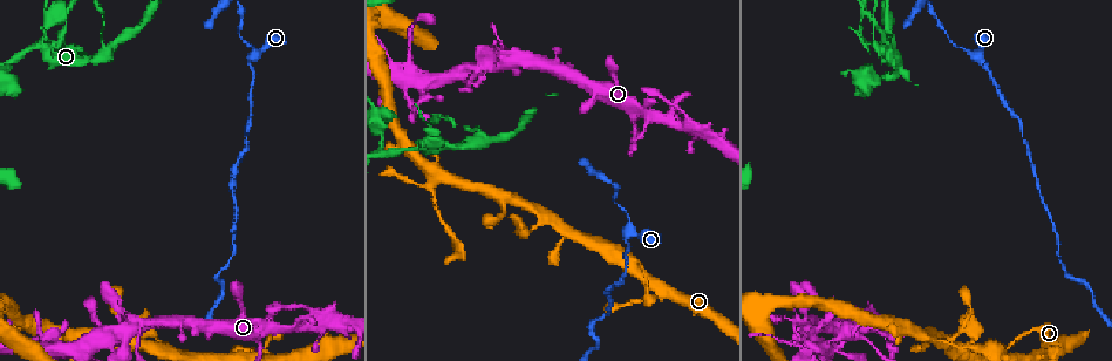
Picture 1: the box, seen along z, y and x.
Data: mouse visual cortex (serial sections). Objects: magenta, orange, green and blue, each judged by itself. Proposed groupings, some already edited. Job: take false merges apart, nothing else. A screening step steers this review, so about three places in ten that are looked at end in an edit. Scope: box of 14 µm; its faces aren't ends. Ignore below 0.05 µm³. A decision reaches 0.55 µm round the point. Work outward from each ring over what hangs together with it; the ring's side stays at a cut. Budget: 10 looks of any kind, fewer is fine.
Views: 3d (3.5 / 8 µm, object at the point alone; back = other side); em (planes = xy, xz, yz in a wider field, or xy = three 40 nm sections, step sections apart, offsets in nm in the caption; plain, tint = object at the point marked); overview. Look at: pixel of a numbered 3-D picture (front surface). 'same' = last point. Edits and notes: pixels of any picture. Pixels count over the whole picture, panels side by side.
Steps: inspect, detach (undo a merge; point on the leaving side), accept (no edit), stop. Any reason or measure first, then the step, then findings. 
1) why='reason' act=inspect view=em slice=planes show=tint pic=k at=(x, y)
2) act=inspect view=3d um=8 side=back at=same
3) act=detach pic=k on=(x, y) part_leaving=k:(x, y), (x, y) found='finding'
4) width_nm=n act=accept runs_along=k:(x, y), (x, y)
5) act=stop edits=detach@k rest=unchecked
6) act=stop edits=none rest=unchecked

why='three arms meet' act=inspect view=3d um=3.5 pic=1 at=(249, 61)

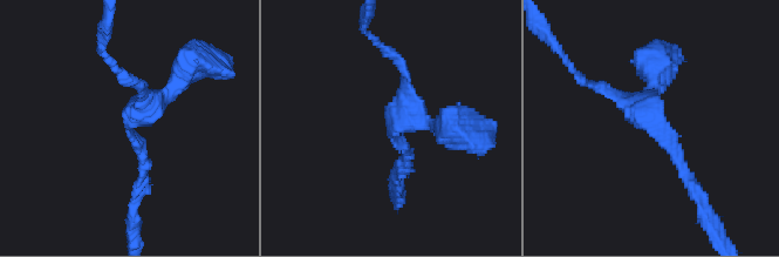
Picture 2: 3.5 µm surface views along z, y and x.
arms=3 act=accept runs_along=2:(184, 70), (127, 117), (141, 180) found='all the same cell'

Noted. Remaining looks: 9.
why='sharp bend' act=inspect view=3d um=3.5 pic=1 at=(1070, 276)

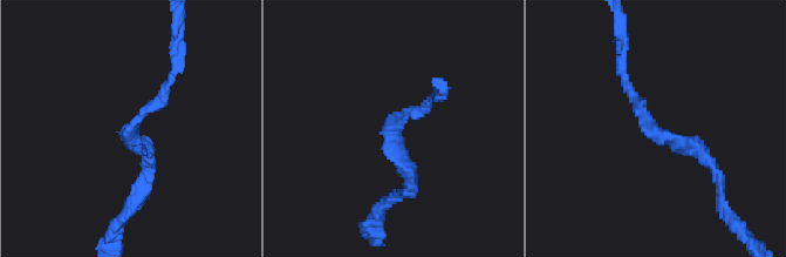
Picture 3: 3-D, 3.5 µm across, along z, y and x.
arm_widths_nm=150,200 why='now the EM' act=inspect view=em slice=xy step=3 show=tint pic=3 at=(662, 132)

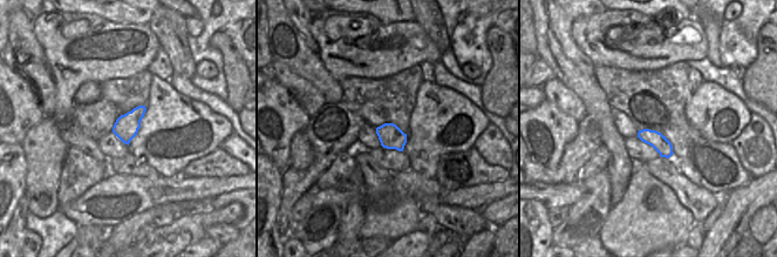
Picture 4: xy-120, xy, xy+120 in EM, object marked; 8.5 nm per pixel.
why='cut it another way' act=inspect view=em slice=xy step=5 show=tint at=same

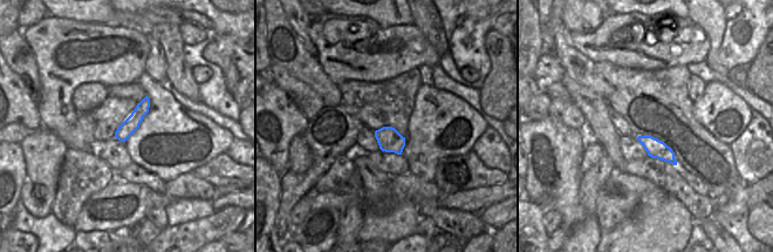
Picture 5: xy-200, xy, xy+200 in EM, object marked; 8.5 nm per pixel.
act=accept runs_along=3:(624, 79), (663, 136), (696, 147), (717, 173) found='one cell here'

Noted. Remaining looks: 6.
why='looks like a crossing' act=inspect view=em slice=xy step=1 show=tint pic=1 at=(132, 326)

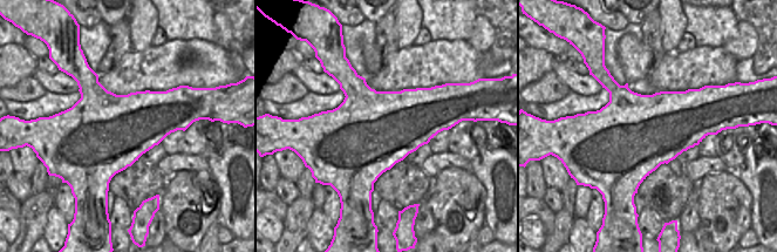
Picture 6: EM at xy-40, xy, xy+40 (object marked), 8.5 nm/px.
act=inspect view=3d um=3.5 at=same

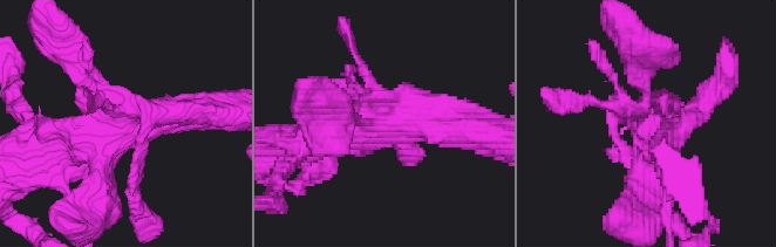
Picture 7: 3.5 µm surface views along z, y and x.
act=accept found='continuous, no second cell'

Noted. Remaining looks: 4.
why='thin arm on a thick one' act=inspect view=3d um=3.5 pic=1 at=(392, 66)

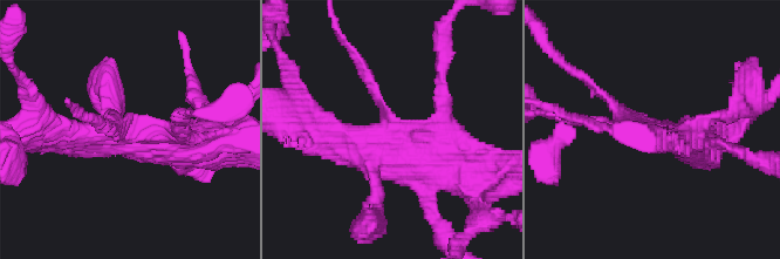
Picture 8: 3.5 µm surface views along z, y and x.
arms=4 arm_widths_nm=150,200,300,500 why='need the tissue' act=inspect view=em slice=xy step=5 show=tint pic=8 at=(132, 130)

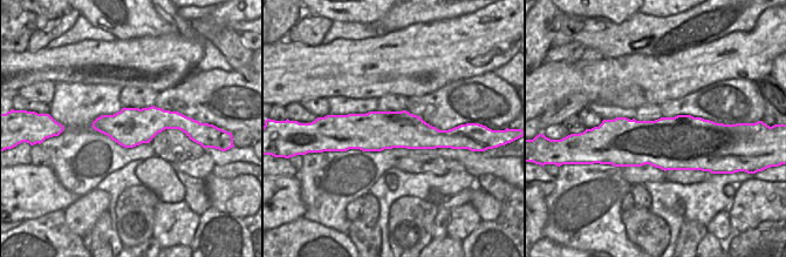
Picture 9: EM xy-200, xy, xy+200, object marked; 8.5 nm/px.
width_nm=340 act=accept runs_along=8:(457, 170), (406, 149), (363, 68) found='continuous, no second cell'

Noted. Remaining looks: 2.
why='three-way junction' act=inspect view=3d um=3.5 pic=1 at=(480, 143)

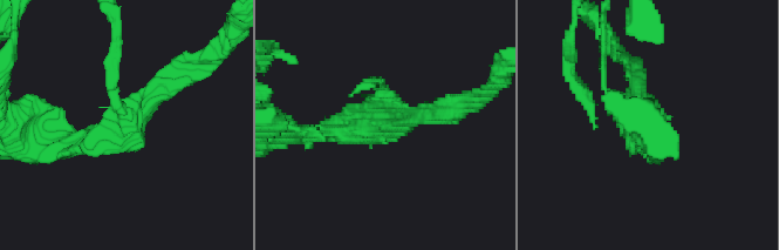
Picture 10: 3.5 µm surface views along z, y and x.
why='need the tissue' act=inspect view=em slice=xy step=3 show=tint pic=10 at=(378, 122)

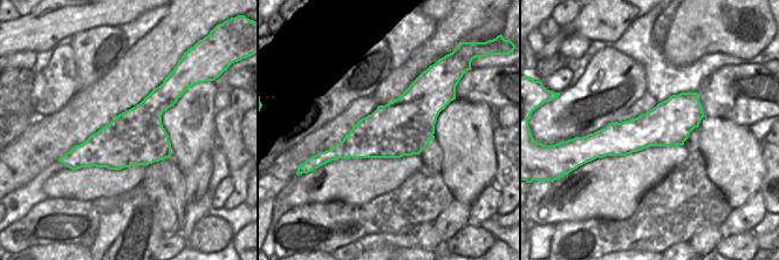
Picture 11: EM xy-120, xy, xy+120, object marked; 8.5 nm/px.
arms=3 arm_widths_nm=150,250,250 act=detach pic=10 on=(113, 68) part_leaving=10:(125, 114), (110, 89), (118, 27) found='two cells meet here'

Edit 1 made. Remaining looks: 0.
act=stop edits=detach@10 rest=unchecked

